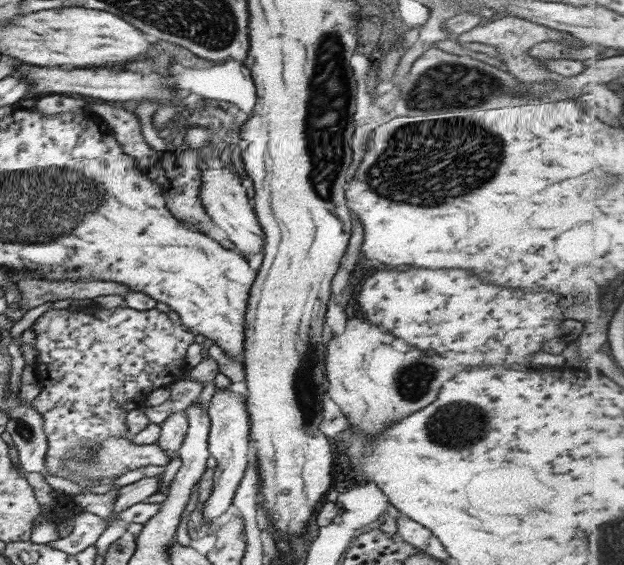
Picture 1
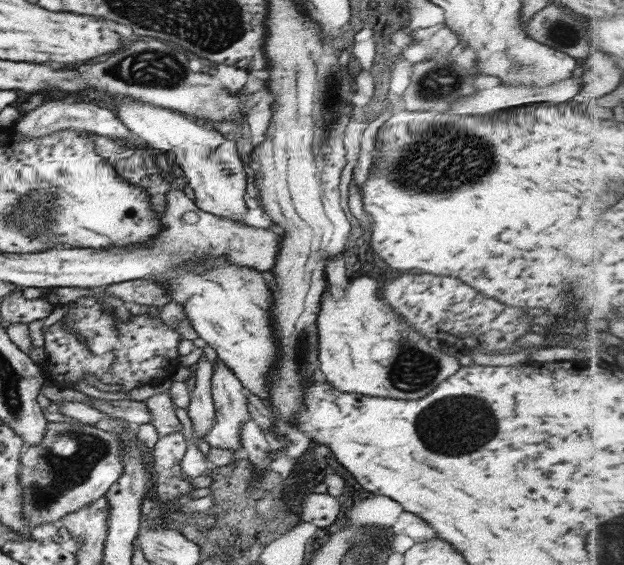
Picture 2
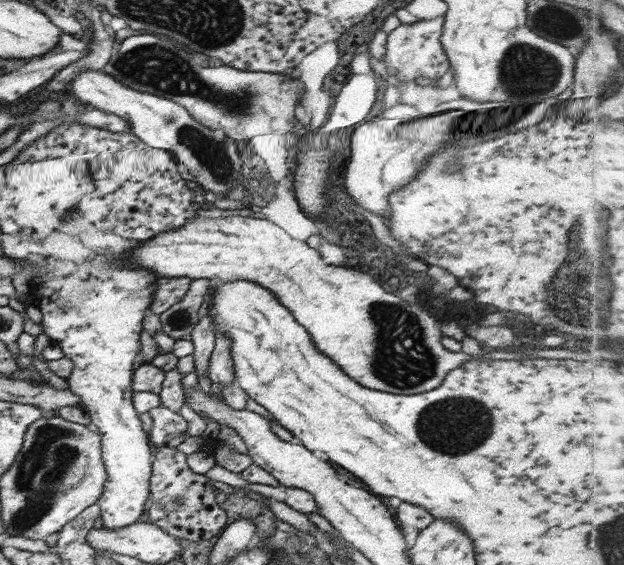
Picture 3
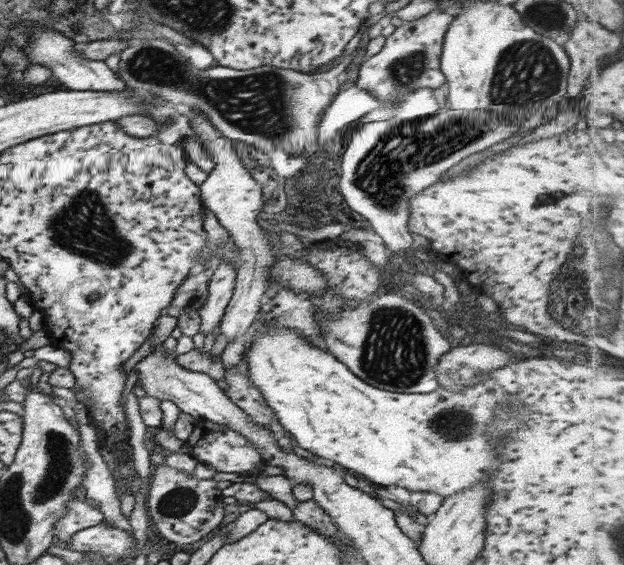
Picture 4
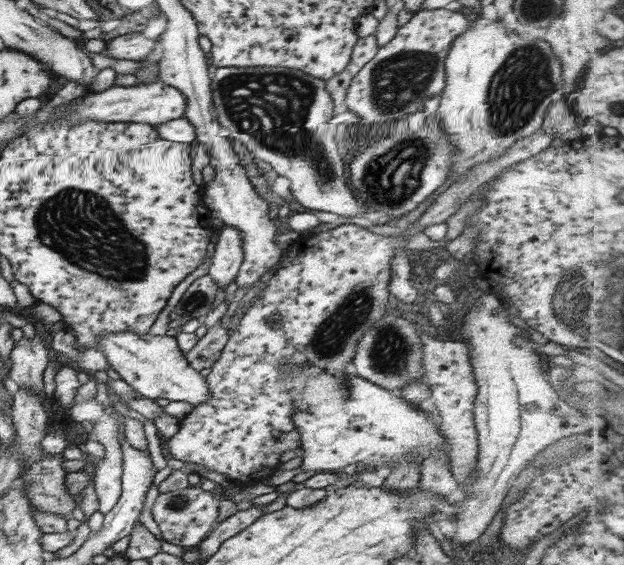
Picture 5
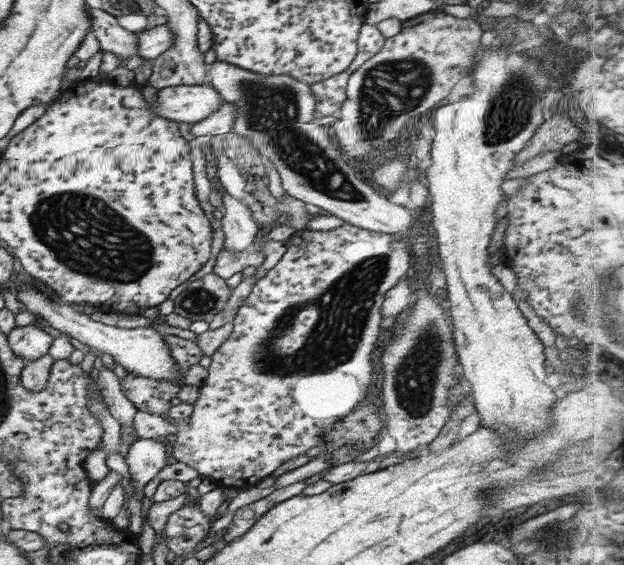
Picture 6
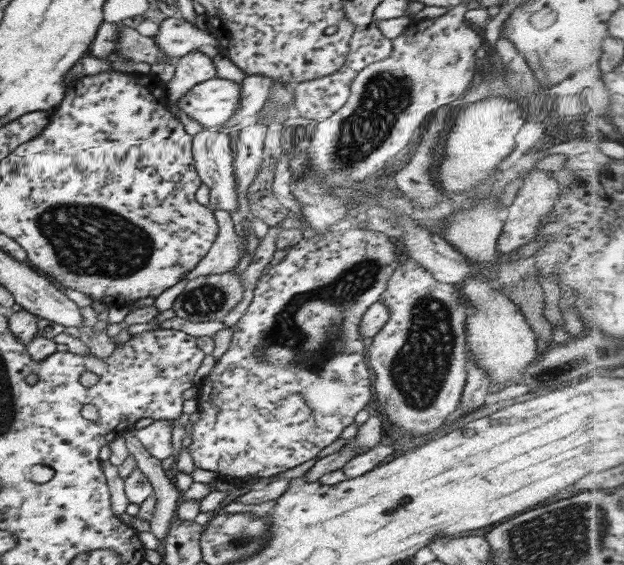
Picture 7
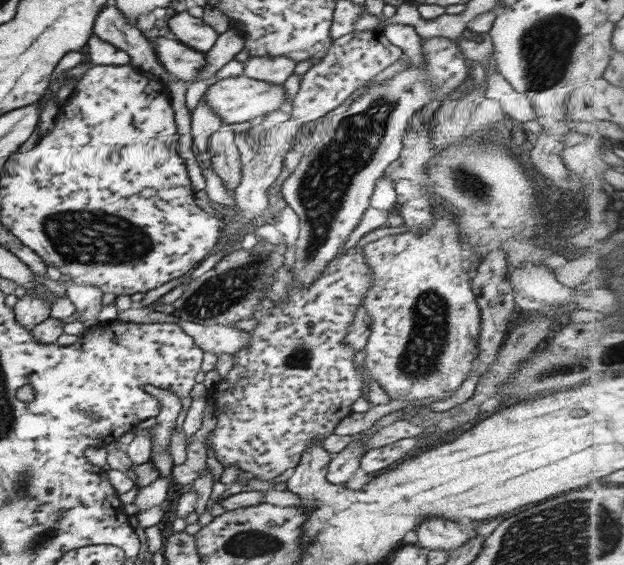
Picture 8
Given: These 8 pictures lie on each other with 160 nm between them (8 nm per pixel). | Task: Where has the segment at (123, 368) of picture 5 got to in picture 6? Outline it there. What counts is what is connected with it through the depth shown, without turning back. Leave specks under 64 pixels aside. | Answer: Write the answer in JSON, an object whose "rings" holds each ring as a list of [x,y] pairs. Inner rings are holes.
{"rings":[[[14,279],[11,289],[16,300],[23,304],[29,313],[38,314],[50,327],[68,334],[88,348],[95,348],[101,354],[110,355],[113,362],[119,363],[125,372],[142,377],[151,377],[158,381],[173,381],[178,384],[178,388],[185,385],[182,383],[185,374],[179,375],[180,372],[176,370],[173,359],[169,357],[169,347],[165,345],[163,335],[153,328],[116,328],[93,322],[85,314],[75,312],[71,306],[55,302],[47,294],[35,290],[31,284],[20,284],[17,279]]]}

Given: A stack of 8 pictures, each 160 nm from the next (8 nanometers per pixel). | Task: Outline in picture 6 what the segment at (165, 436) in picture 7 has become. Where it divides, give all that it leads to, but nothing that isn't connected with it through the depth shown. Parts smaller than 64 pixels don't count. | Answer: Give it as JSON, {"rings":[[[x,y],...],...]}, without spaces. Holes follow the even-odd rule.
{"rings":[[[139,439],[129,444],[125,464],[135,500],[144,497],[142,488],[169,463],[168,445],[155,439]]]}

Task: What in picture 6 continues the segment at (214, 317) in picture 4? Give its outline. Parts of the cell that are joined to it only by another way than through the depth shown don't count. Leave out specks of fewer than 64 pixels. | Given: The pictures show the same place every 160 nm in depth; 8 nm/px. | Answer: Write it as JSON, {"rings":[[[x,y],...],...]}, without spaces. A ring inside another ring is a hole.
{"rings":[[[225,188],[221,191],[221,202],[225,213],[220,219],[223,232],[223,249],[230,251],[249,250],[261,234],[261,226],[251,217],[244,200],[232,197]]]}

